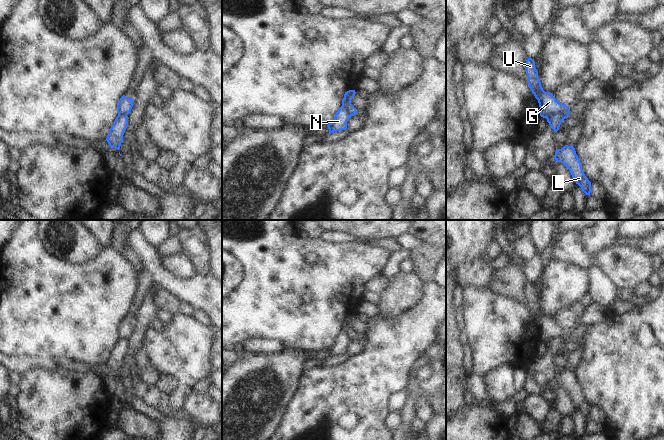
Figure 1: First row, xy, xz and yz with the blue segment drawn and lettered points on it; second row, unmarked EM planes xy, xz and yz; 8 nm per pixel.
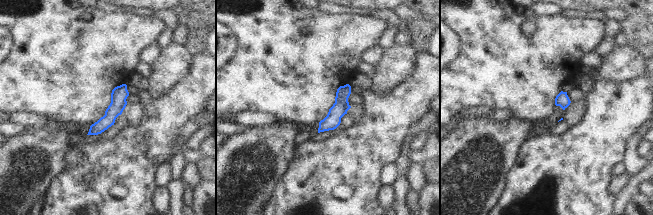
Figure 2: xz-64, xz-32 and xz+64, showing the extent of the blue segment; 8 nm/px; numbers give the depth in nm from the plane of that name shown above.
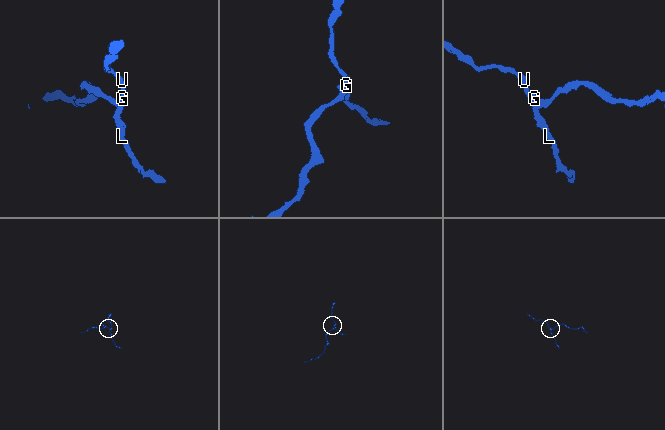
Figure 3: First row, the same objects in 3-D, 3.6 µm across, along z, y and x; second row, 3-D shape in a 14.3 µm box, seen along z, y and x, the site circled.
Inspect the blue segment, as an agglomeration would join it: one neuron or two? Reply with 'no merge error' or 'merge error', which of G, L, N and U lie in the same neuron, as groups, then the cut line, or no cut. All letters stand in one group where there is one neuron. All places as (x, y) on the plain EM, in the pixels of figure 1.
merge error | G N U / L | yz (565, 339), (554, 337), (546, 342)

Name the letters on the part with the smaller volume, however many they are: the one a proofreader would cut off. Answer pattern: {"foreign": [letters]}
{"foreign": ["L"]}

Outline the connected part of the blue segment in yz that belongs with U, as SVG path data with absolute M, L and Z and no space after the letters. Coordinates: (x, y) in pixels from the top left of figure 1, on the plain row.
M532 282L526 284L526 298L529 312L538 324L540 340L547 343L554 338L563 337L565 342L568 342L570 332L565 328L559 327L552 317L543 314L538 295L535 292L535 285Z

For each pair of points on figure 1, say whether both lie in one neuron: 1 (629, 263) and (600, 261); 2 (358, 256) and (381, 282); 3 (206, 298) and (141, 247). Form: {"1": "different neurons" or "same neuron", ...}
{"1": "same neuron", "2": "different neurons", "3": "same neuron"}

